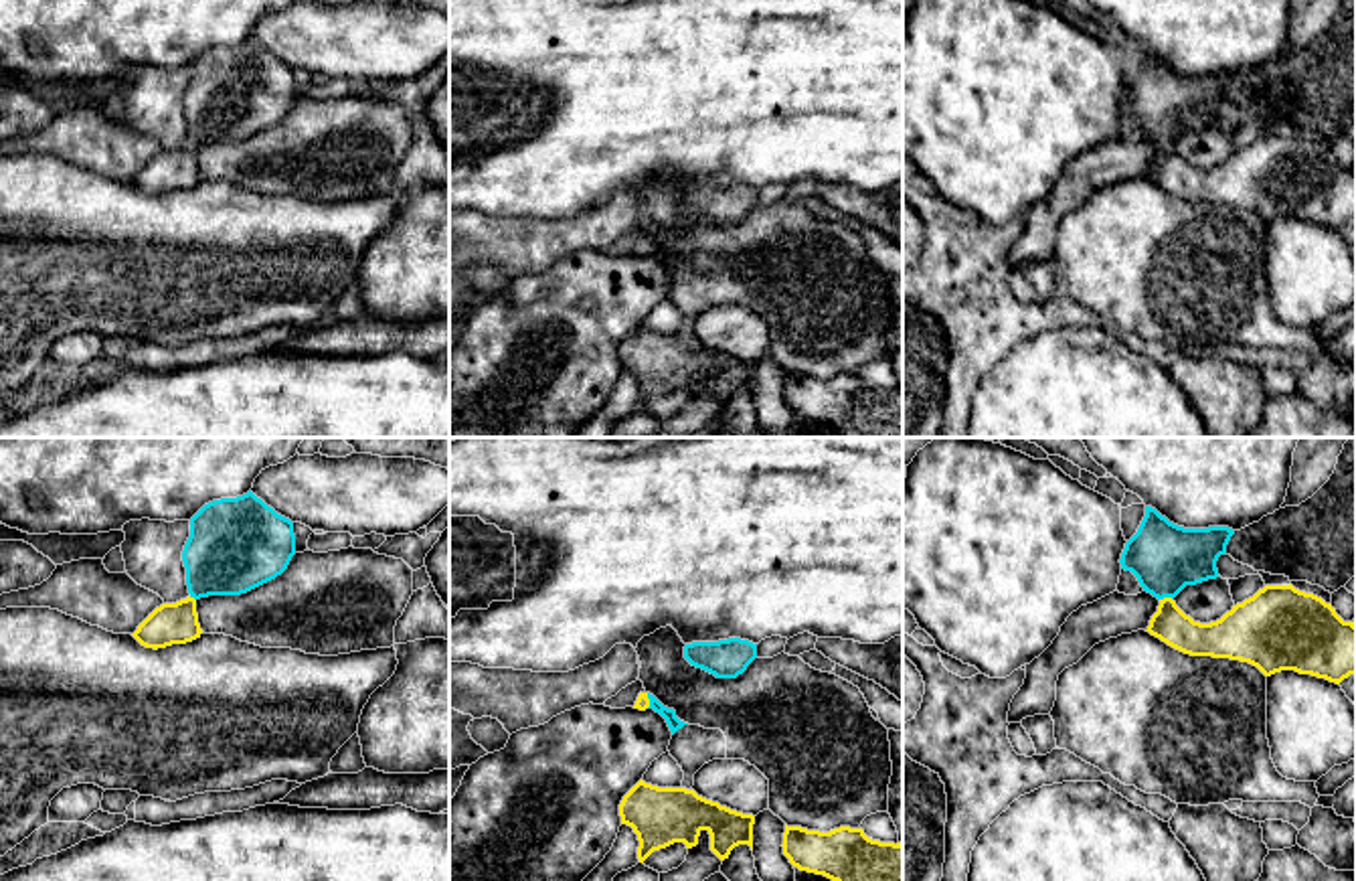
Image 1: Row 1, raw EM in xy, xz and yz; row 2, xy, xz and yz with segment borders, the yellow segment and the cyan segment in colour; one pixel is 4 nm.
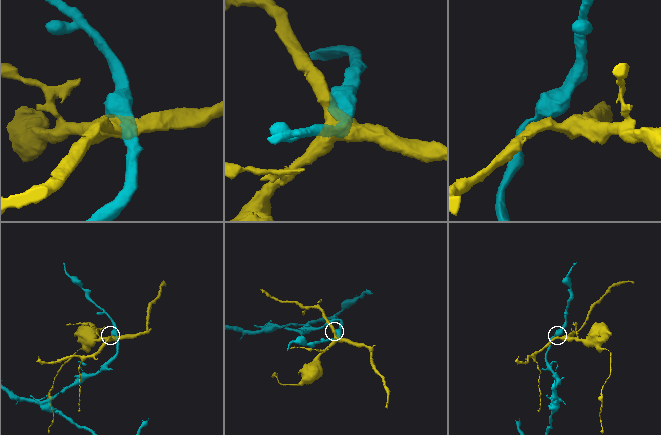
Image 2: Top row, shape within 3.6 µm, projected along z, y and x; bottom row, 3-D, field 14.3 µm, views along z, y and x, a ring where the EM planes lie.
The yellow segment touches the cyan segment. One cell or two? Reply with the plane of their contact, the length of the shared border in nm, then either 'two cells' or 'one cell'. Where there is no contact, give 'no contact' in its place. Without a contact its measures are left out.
yz | 60 nm | one cell

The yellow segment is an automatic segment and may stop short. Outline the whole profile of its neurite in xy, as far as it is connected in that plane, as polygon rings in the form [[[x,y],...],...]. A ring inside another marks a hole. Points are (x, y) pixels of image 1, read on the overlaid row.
[[[251,490],[204,504],[182,551],[188,597],[156,608],[132,634],[146,648],[200,638],[196,602],[241,595],[281,575],[295,555],[293,523]]]

